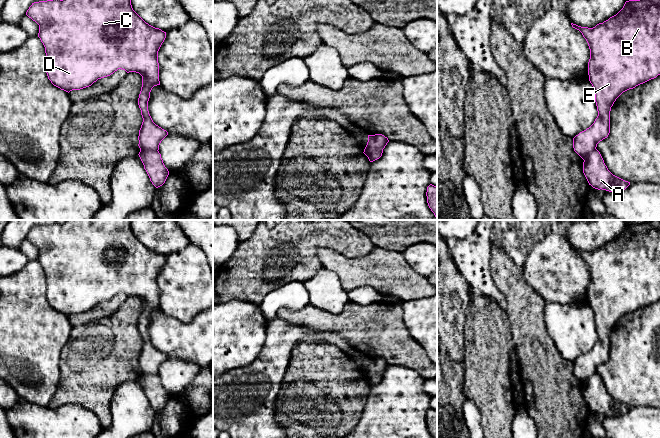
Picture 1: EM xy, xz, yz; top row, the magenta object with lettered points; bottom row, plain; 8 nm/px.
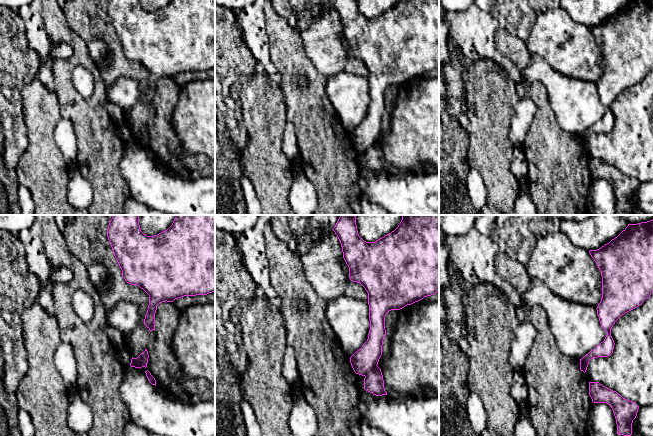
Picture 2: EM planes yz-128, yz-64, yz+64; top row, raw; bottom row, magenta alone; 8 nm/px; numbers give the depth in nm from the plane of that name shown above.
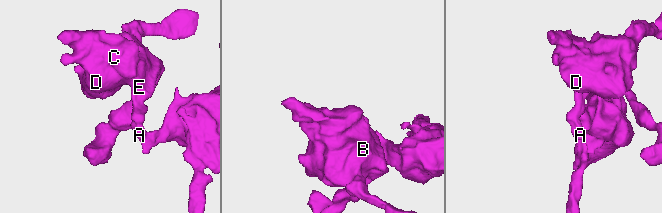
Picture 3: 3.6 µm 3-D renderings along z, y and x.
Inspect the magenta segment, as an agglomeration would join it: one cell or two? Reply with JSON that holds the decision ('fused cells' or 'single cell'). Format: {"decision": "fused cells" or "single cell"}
{"decision": "fused cells"}

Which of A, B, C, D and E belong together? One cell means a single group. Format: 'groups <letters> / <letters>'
groups A / B C D E

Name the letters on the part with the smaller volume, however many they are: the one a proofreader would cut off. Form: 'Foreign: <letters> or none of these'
Foreign: A

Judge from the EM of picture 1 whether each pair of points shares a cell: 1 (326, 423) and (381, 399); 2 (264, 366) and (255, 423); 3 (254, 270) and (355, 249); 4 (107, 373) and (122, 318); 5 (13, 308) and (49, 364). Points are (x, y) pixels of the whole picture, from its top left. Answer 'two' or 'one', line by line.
1: two
2: one
3: one
4: one
5: one

